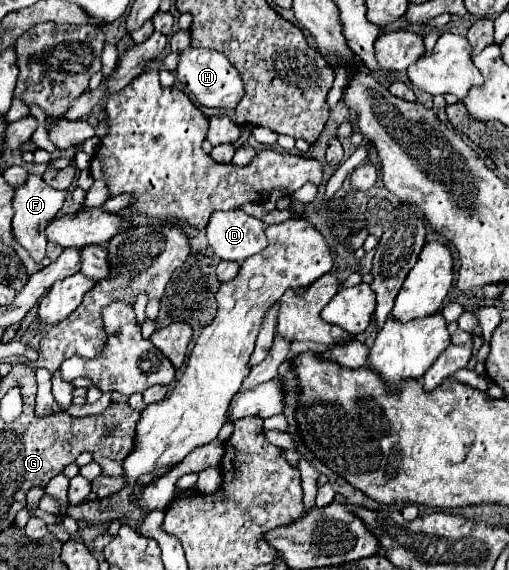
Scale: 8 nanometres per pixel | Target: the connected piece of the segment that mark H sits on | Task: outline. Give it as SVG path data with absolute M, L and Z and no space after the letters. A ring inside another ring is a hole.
M185 48L179 56L177 78L185 86L185 90L189 94L193 94L201 106L207 106L207 108L233 110L239 104L239 100L243 98L243 82L241 82L239 72L231 66L231 62L223 54L219 54L215 50Z

